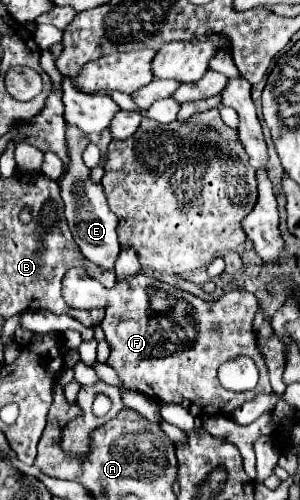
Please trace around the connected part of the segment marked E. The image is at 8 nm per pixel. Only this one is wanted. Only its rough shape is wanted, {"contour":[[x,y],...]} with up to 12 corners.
{"contour":[[67,126],[65,216],[83,256],[105,270],[119,256],[117,216],[81,152],[87,134]]}

